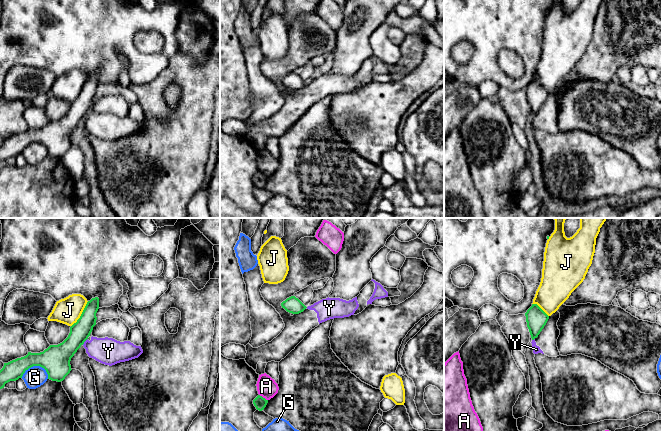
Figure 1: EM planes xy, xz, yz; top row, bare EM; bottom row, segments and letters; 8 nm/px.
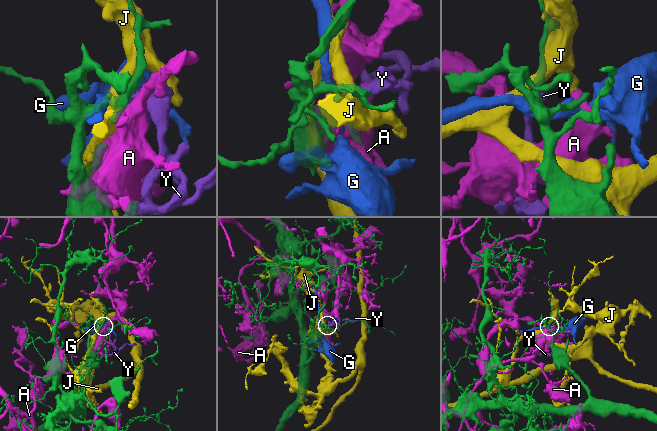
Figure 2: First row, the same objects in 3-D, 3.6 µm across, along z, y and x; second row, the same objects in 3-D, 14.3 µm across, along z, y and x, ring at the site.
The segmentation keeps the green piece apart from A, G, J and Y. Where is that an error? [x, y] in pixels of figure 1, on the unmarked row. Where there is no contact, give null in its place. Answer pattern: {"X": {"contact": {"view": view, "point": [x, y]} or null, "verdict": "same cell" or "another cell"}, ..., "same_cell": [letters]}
{"A": {"contact": {"view": "xz", "point": [262, 173]}, "verdict": "another cell"}, "G": {"contact": {"view": "xy", "point": [34, 141]}, "verdict": "another cell"}, "J": {"contact": {"view": "xy", "point": [81, 90]}, "verdict": "another cell"}, "Y": {"contact": {"view": "xy", "point": [85, 116]}, "verdict": "another cell"}, "same_cell": []}

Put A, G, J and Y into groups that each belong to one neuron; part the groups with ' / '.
A / G / J / Y

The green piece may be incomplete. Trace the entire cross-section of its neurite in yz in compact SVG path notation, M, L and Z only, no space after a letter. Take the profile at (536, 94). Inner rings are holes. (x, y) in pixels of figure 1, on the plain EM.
M532 80L525 92L531 114L534 116L546 101L549 92L537 80Z

